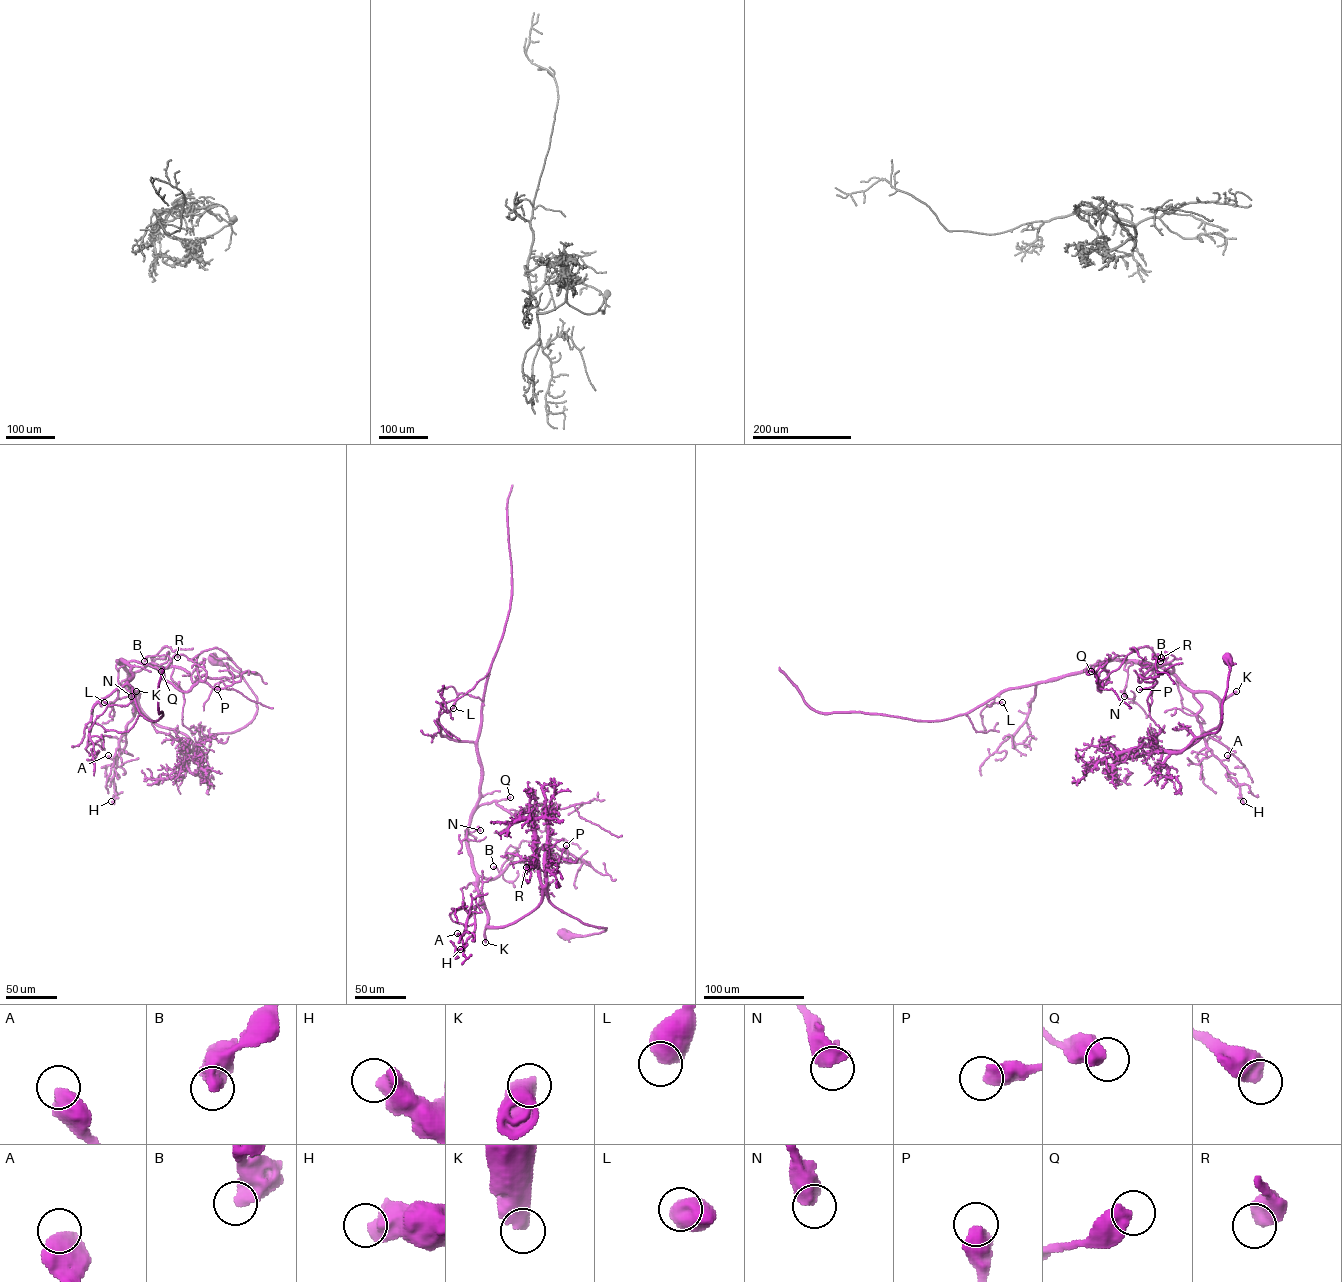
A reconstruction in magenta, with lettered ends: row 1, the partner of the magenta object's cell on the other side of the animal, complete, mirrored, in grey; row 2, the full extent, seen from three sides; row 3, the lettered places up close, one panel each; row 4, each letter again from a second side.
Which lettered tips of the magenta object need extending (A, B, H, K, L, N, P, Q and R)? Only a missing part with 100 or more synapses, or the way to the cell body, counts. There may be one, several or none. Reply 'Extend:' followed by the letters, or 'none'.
Extend: K

